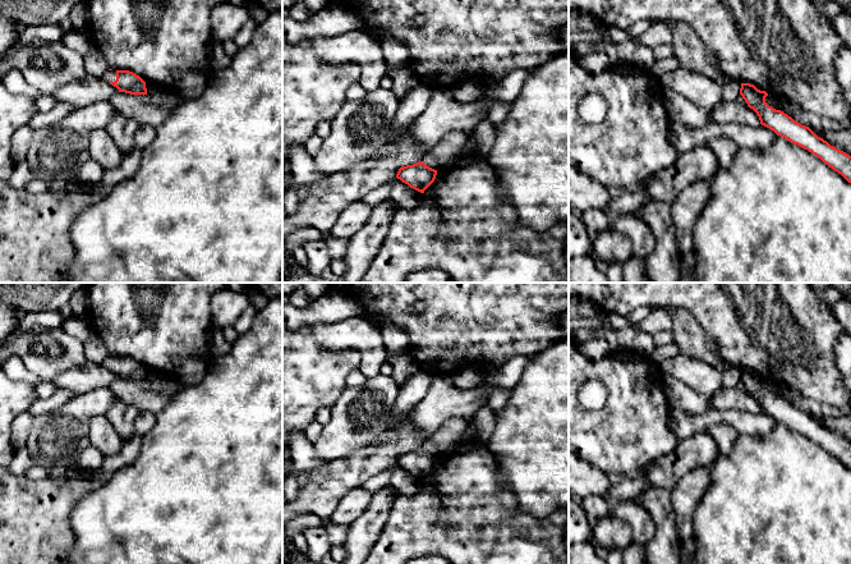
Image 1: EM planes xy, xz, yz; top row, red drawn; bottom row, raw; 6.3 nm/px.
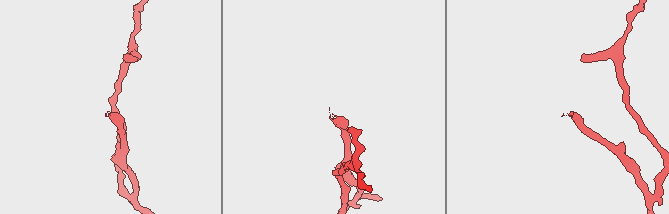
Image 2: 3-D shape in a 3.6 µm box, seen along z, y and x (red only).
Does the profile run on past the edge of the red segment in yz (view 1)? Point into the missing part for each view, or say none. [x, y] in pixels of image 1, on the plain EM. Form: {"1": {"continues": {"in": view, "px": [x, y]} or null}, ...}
{"1": {"continues": null}}

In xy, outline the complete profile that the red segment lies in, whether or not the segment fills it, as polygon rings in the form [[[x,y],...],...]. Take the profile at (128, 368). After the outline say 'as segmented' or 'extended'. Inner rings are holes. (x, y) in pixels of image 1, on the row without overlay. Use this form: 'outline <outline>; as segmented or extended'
outline [[[109,356],[102,368],[110,370],[119,376],[130,381],[147,381],[146,368],[133,358]]]; extended

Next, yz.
outline [[[741,370],[740,381],[759,403],[760,411],[773,417],[794,431],[797,431],[824,450],[841,460],[851,469],[851,443],[831,432],[818,423],[809,413],[801,412],[781,396],[776,396],[765,389],[768,380],[758,376],[754,371]]]; as segmented

